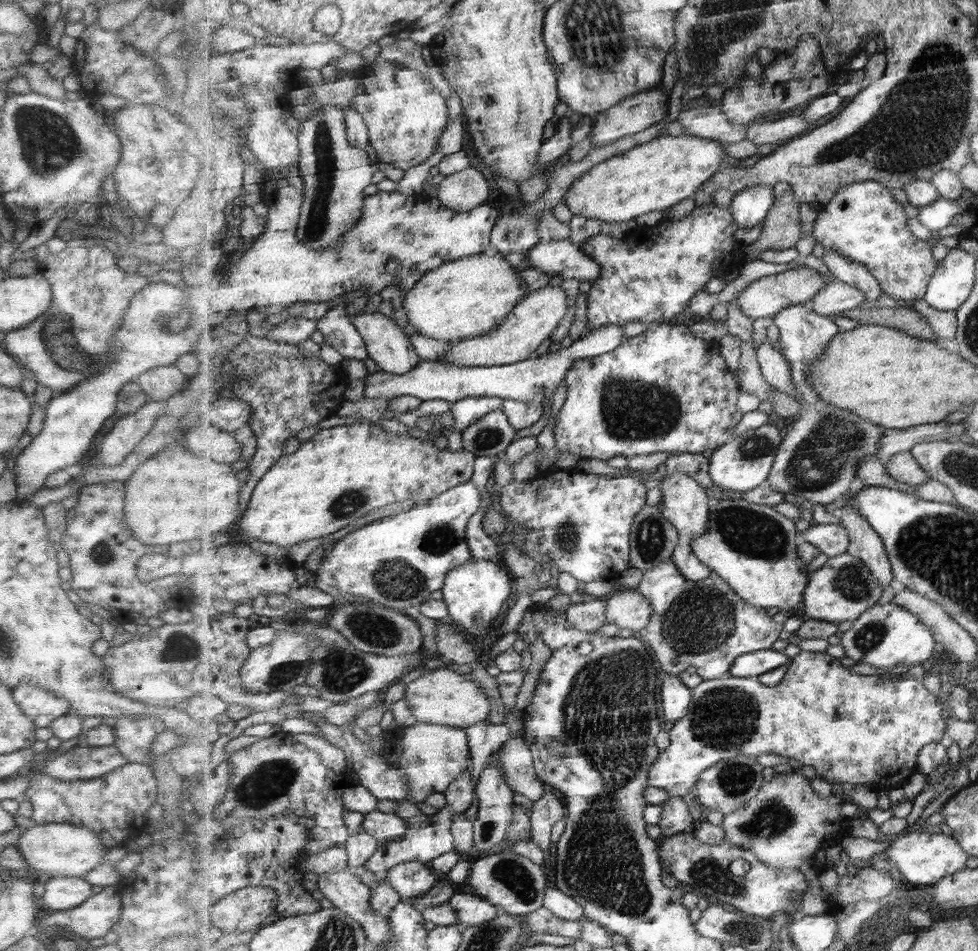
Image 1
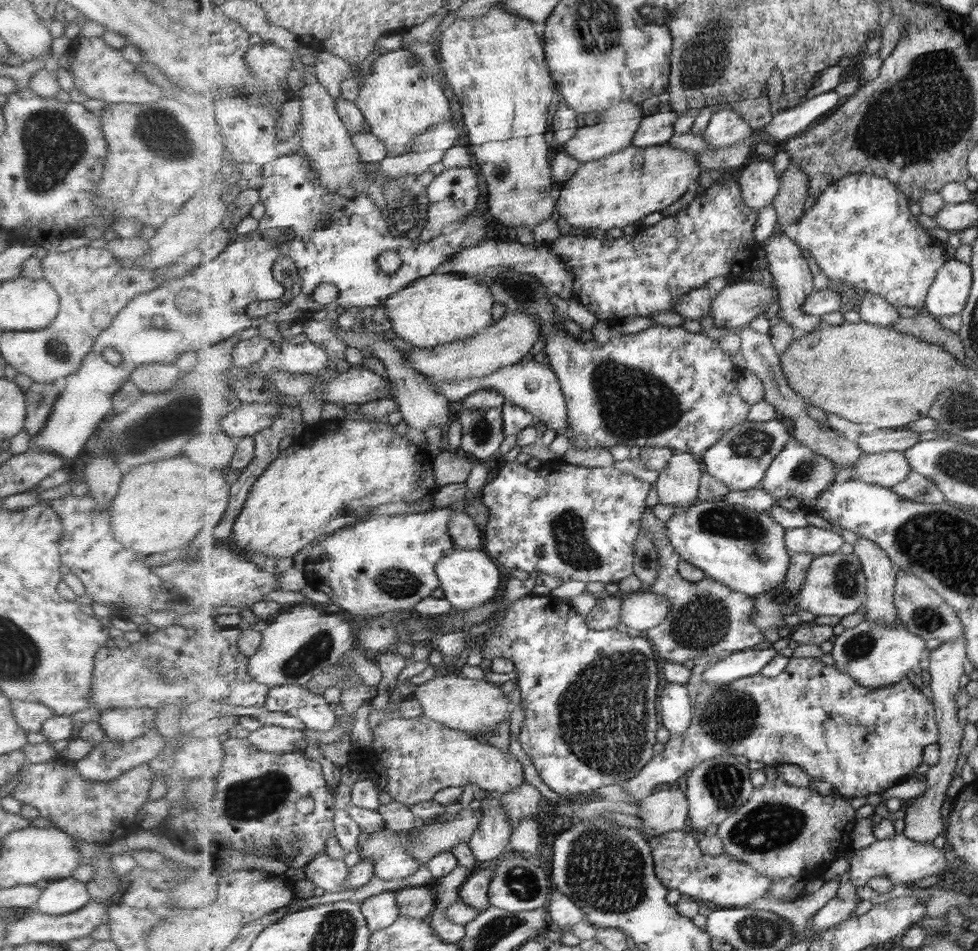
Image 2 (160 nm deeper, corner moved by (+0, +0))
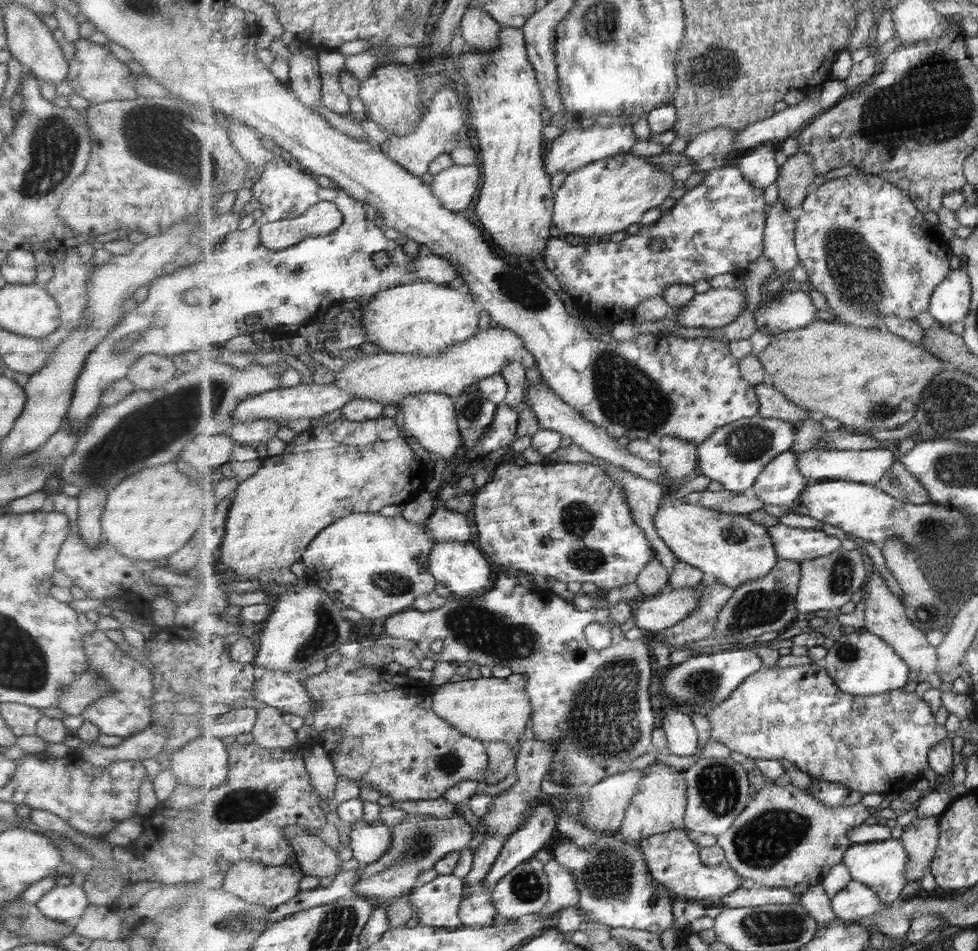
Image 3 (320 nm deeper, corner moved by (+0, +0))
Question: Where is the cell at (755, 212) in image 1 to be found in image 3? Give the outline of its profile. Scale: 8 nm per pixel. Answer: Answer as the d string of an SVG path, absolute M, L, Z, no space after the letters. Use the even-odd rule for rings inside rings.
M765 143L749 149L748 153L737 159L737 164L749 182L766 189L771 183L777 182L780 175L775 154L775 146Z

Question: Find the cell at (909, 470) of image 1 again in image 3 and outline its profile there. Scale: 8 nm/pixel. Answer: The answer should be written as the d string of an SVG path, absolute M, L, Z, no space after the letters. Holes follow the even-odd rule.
M813 450L798 454L799 471L811 484L818 481L847 481L876 486L898 464L891 450Z

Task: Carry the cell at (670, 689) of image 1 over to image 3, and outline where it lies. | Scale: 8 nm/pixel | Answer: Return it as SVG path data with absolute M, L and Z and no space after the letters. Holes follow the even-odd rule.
M677 706L667 707L662 729L668 739L668 748L677 756L695 756L699 753L699 732L693 726L689 711Z

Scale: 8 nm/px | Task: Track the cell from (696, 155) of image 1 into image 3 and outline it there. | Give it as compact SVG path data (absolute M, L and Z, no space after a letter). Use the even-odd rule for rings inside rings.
M630 152L615 155L568 173L565 184L557 191L557 197L554 199L553 224L559 229L561 235L576 234L582 237L599 237L613 234L613 232L621 232L627 230L635 222L641 223L645 213L654 208L659 208L665 202L665 198L669 198L671 190L679 185L679 181L674 178L672 172L662 170L661 166L656 166L647 158L641 158ZM609 160L619 160L621 165L611 170Z

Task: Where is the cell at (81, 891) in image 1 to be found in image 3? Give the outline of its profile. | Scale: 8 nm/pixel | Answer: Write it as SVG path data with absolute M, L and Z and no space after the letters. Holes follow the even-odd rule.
M55 885L34 902L37 910L48 919L60 923L74 922L88 905L84 890L80 886Z

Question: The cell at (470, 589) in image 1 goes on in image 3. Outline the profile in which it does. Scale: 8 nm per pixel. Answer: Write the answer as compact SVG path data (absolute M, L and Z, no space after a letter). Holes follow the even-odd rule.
M475 541L442 542L434 546L430 554L429 569L438 582L447 587L451 597L469 598L487 594L491 586L490 559Z

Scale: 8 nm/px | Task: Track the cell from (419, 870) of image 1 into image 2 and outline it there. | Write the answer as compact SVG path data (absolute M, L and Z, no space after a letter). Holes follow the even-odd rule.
M385 830L363 833L360 836L361 854L364 860L372 860L378 878L399 880L407 878L421 868L400 839L397 831Z

